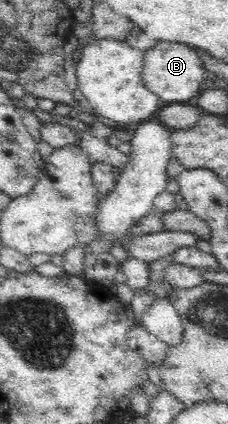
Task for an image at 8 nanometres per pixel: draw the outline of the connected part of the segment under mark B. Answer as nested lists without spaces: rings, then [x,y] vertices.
[[[158,41],[152,48],[145,51],[141,72],[142,83],[146,89],[158,96],[162,106],[173,103],[184,104],[190,98],[198,96],[200,86],[208,77],[198,53],[187,45]]]

